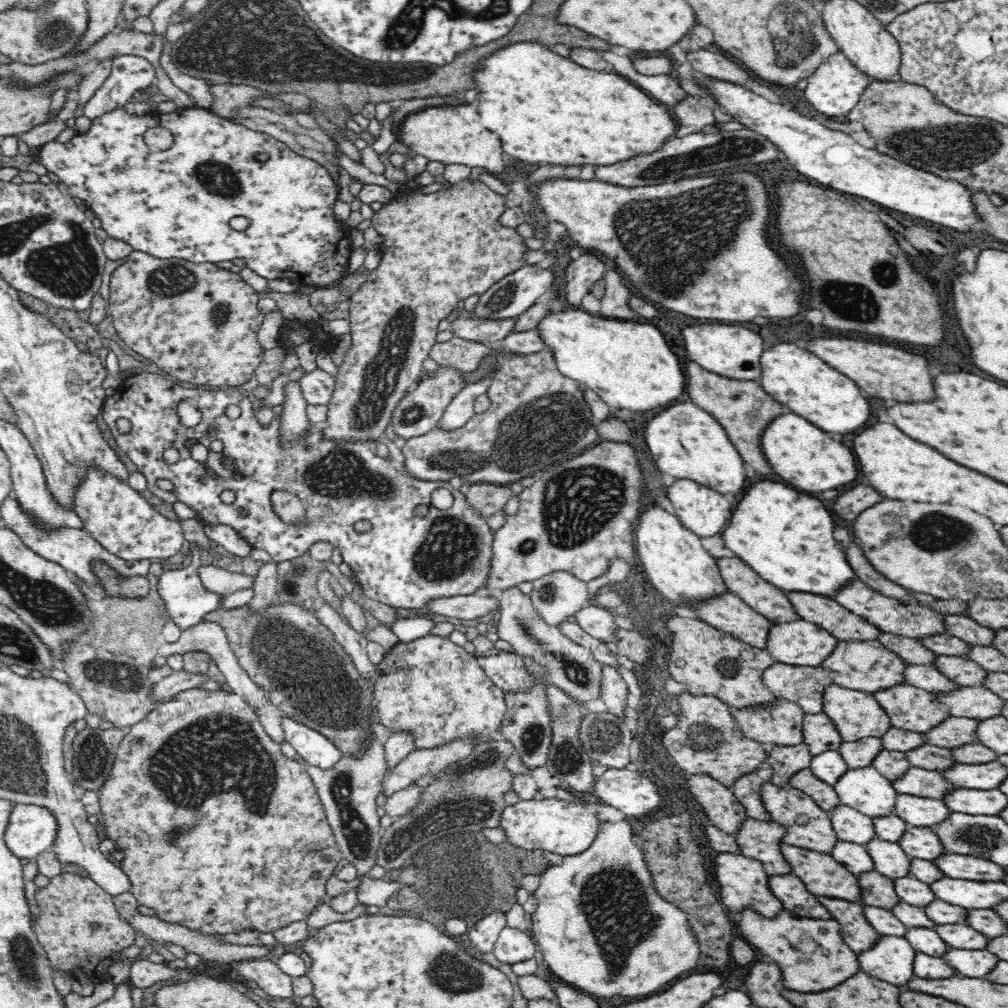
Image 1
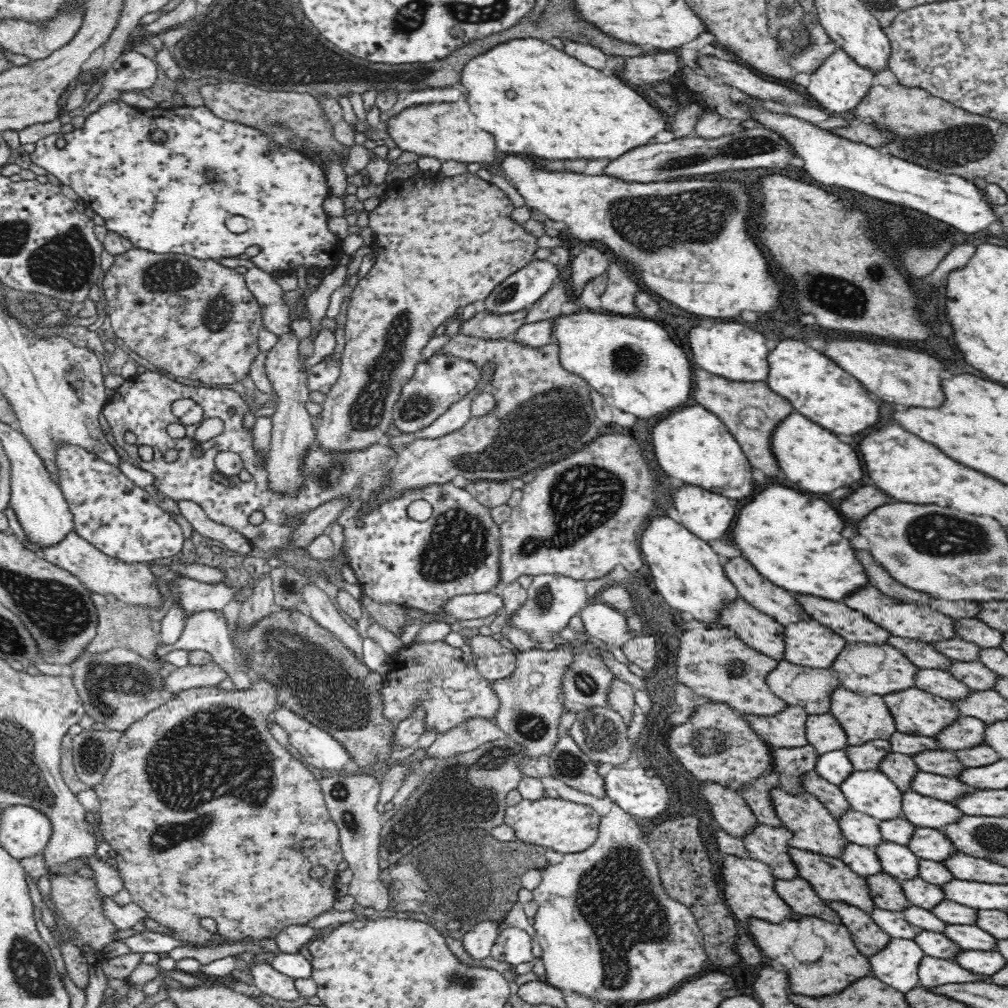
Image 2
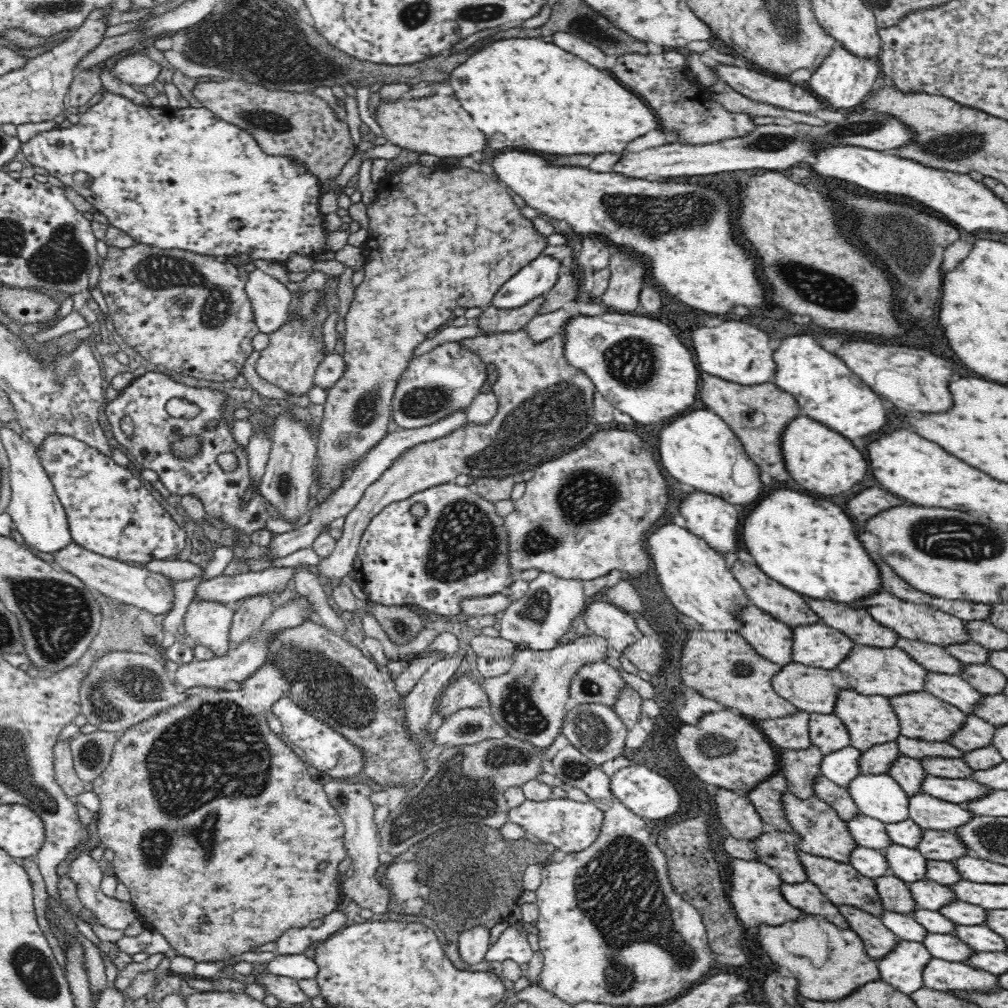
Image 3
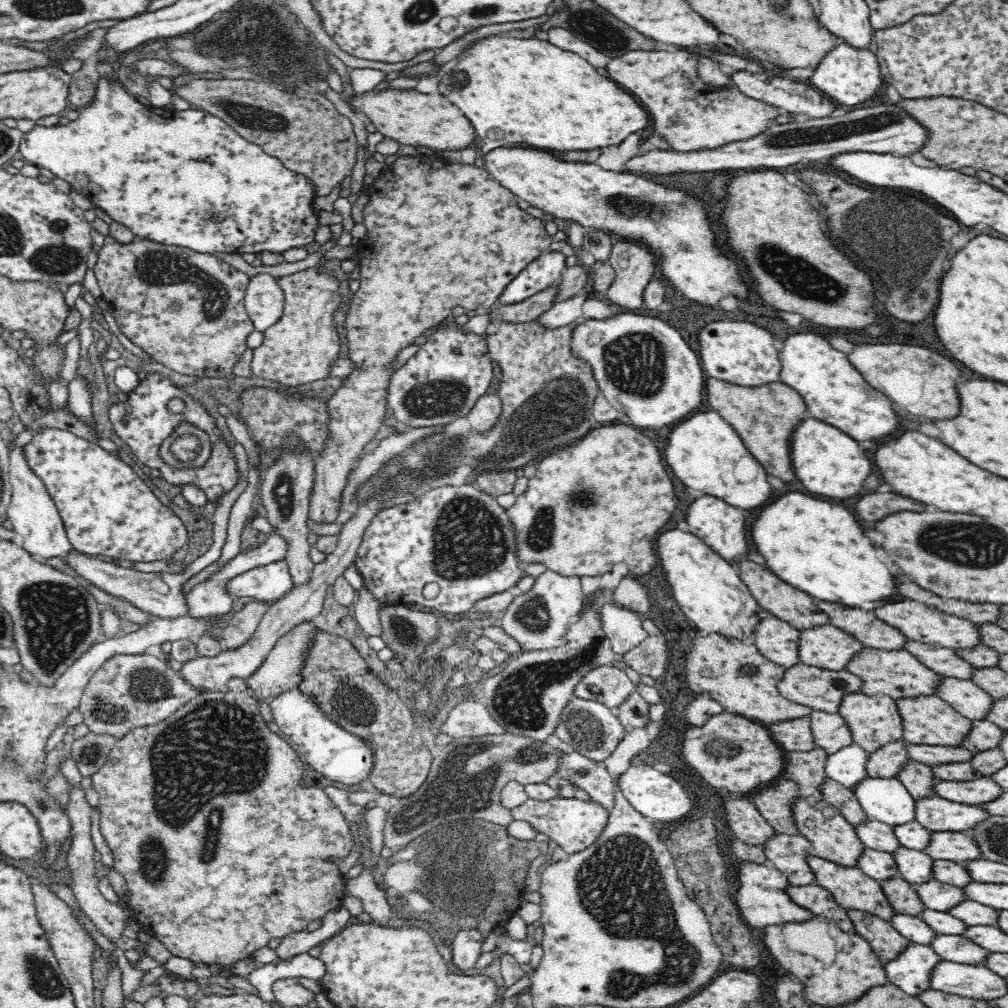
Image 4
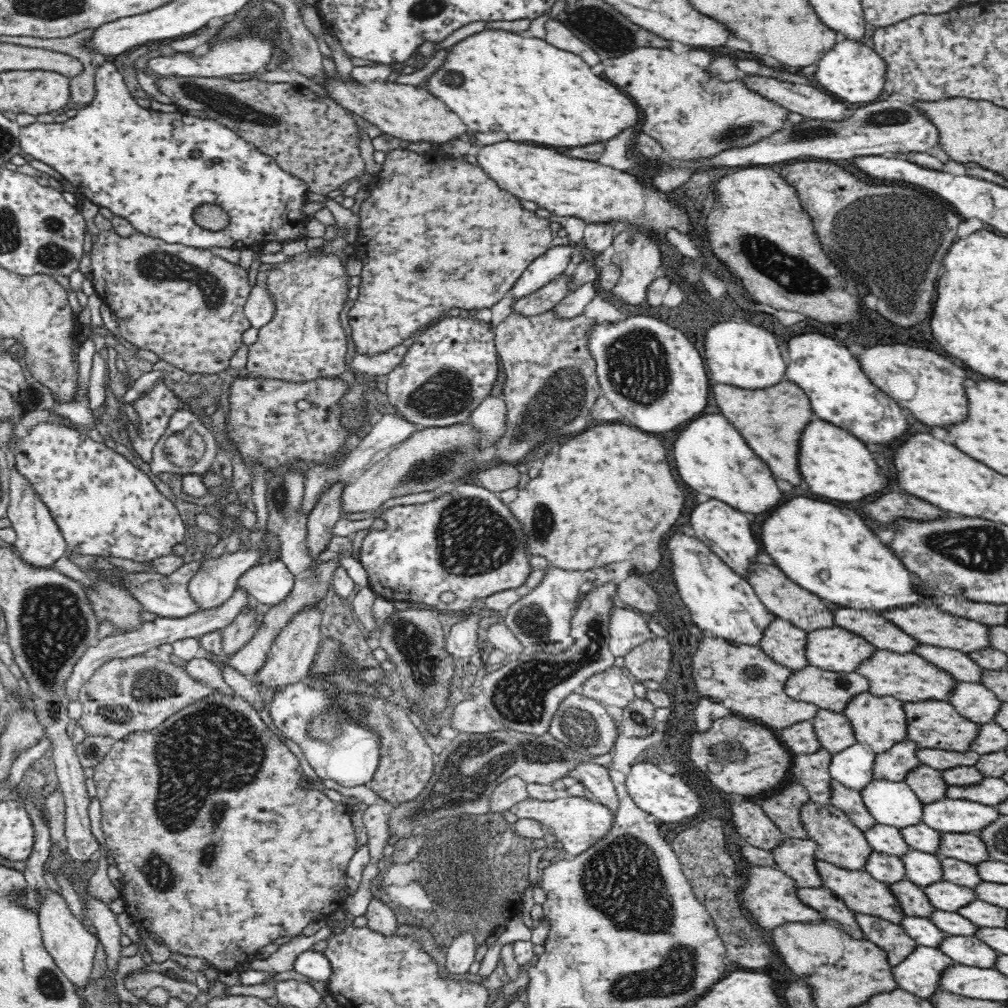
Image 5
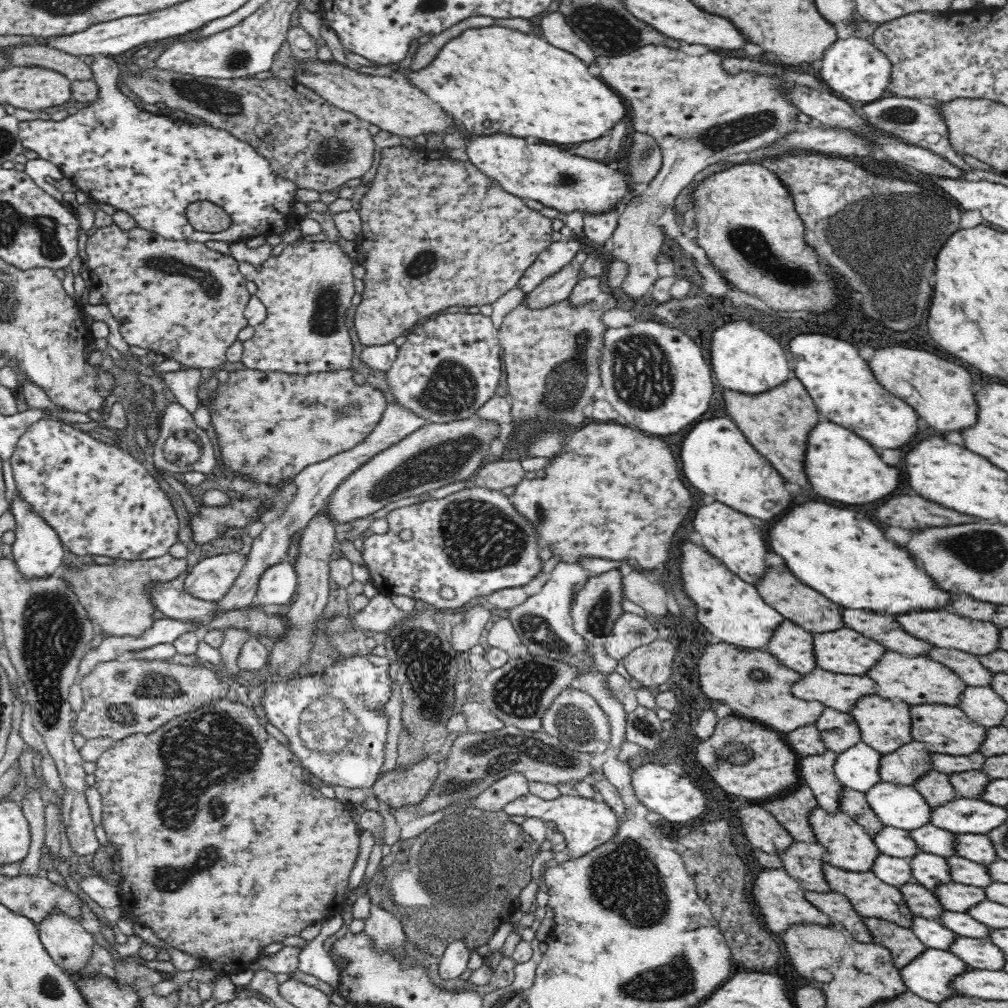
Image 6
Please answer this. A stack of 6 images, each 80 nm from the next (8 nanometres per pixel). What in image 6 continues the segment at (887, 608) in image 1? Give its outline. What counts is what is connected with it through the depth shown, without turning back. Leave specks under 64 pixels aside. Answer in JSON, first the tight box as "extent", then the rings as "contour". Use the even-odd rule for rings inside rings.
{"extent":[896,610,1000,656],"contour":[[[946,610],[912,612],[912,614],[900,614],[896,618],[908,634],[914,634],[916,638],[922,638],[922,640],[926,640],[936,647],[962,650],[976,656],[990,654],[1000,649],[1000,630],[992,622],[970,620],[970,618],[964,618],[964,616],[958,616],[958,614],[950,614]]]}

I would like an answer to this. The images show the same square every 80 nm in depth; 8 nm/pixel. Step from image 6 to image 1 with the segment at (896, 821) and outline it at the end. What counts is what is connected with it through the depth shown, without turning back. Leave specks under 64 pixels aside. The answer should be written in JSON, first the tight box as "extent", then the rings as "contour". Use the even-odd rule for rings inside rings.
{"extent":[834,765,899,818],"contour":[[[873,765],[848,769],[834,784],[844,805],[872,818],[895,812],[899,792]]]}

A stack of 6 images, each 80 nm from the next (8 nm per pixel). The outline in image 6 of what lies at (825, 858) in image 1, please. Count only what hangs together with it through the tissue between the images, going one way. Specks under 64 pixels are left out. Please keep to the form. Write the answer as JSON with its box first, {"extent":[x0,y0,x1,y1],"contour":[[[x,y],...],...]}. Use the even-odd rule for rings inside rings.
{"extent":[823,863,913,928],"contour":[[[830,863],[823,864],[823,871],[831,890],[847,896],[851,905],[866,918],[881,918],[893,922],[902,928],[911,928],[913,918],[910,908],[906,904],[902,891],[897,886],[886,884],[880,880],[873,871],[855,873],[832,866]]]}

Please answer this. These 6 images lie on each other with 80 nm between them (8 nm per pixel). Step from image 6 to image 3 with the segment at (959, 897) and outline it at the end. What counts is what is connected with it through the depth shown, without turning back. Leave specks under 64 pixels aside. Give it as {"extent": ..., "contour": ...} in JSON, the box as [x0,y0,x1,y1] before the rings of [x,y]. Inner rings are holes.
{"extent":[909,880,955,911],"contour":[[[919,880],[918,882],[909,883],[909,889],[916,901],[918,908],[939,911],[943,906],[954,902],[955,894],[951,886],[938,884],[933,880]]]}

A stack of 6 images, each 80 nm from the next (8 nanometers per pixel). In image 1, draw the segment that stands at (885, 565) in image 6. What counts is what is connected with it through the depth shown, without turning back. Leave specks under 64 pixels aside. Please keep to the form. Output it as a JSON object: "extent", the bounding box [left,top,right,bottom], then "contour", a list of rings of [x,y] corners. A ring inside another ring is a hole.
{"extent":[722,484,856,598],"contour":[[[752,484],[734,510],[722,540],[738,558],[752,566],[770,584],[790,592],[810,592],[834,598],[838,588],[856,578],[850,570],[842,544],[832,536],[836,522],[830,510],[816,498],[776,484]]]}

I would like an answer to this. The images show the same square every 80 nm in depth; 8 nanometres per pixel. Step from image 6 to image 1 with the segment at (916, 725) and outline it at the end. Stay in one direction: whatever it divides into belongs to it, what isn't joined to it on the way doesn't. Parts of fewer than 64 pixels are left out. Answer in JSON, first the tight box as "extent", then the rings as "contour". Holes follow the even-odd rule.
{"extent":[873,683,952,734],"contour":[[[904,683],[890,687],[873,694],[880,706],[888,713],[891,726],[910,732],[926,734],[935,726],[938,726],[944,719],[952,717],[945,704],[937,698],[938,695],[927,690]]]}

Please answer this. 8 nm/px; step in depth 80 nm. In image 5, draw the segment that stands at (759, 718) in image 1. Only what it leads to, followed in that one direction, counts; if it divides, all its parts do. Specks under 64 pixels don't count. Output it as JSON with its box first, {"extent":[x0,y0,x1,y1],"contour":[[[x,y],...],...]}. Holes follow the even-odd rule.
{"extent":[774,721,821,756],"contour":[[[813,721],[799,722],[793,724],[790,728],[774,731],[793,756],[797,754],[814,754],[821,749],[820,741],[813,727]]]}

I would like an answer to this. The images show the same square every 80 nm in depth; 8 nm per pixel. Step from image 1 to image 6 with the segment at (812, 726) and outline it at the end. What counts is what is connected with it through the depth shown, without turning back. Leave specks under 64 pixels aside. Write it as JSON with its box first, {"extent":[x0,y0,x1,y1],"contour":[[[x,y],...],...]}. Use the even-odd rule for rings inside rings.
{"extent":[815,707,861,753],"contour":[[[826,707],[817,718],[815,725],[820,731],[826,748],[835,753],[849,749],[861,740],[859,726],[850,712],[843,713]]]}

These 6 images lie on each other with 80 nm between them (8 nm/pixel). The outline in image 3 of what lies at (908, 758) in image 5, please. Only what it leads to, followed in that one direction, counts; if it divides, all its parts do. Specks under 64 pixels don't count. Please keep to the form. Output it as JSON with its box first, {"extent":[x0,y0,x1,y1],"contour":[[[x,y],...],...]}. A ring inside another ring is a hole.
{"extent":[859,741,900,774],"contour":[[[897,741],[887,742],[861,751],[859,758],[860,771],[863,774],[890,774],[892,763],[900,756]]]}

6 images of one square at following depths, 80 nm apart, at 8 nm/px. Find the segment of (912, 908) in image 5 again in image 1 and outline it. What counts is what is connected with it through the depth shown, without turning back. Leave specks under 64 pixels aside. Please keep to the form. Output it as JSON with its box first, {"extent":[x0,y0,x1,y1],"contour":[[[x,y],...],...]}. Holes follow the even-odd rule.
{"extent":[857,870,901,910],"contour":[[[874,870],[857,875],[863,904],[892,910],[901,900],[894,886],[894,879]]]}

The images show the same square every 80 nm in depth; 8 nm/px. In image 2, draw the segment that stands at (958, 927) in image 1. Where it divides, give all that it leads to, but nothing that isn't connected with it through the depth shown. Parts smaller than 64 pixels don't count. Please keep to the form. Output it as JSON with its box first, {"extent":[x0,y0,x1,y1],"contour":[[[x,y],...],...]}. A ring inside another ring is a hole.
{"extent":[943,924,998,951],"contour":[[[949,924],[943,932],[950,940],[958,944],[964,951],[980,950],[994,951],[998,950],[998,939],[989,932],[982,930],[976,925]]]}

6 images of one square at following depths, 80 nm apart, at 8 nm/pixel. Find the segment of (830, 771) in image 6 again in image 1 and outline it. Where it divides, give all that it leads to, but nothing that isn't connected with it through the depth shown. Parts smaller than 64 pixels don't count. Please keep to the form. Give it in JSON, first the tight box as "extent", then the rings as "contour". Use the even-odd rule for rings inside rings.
{"extent":[766,743,813,787],"contour":[[[805,743],[798,746],[768,746],[766,765],[773,770],[771,783],[785,787],[789,780],[805,768],[810,768],[813,754]]]}

